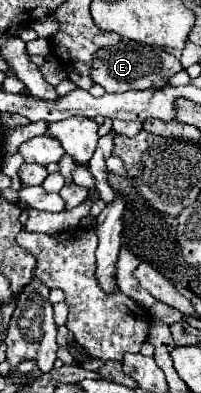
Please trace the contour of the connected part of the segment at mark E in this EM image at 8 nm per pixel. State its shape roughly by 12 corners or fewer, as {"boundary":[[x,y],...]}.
{"boundary":[[135,41],[99,49],[91,79],[109,93],[165,87],[183,65]]}

